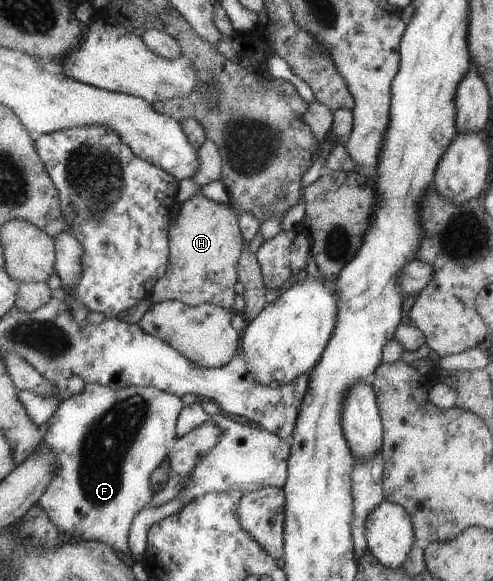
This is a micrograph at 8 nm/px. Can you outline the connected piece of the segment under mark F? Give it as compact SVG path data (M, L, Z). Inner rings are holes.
M84 384L83 391L66 395L58 403L58 409L51 414L47 431L43 437L48 450L56 459L55 475L46 491L38 499L38 504L46 511L47 517L60 530L81 541L101 540L121 556L129 555L128 541L130 523L147 503L162 506L177 498L192 469L217 442L219 430L211 422L198 425L184 436L177 437L175 427L182 411L181 399L175 394L145 386L131 386L114 390L99 384ZM162 461L168 463L168 480L159 490L150 487L149 477Z

